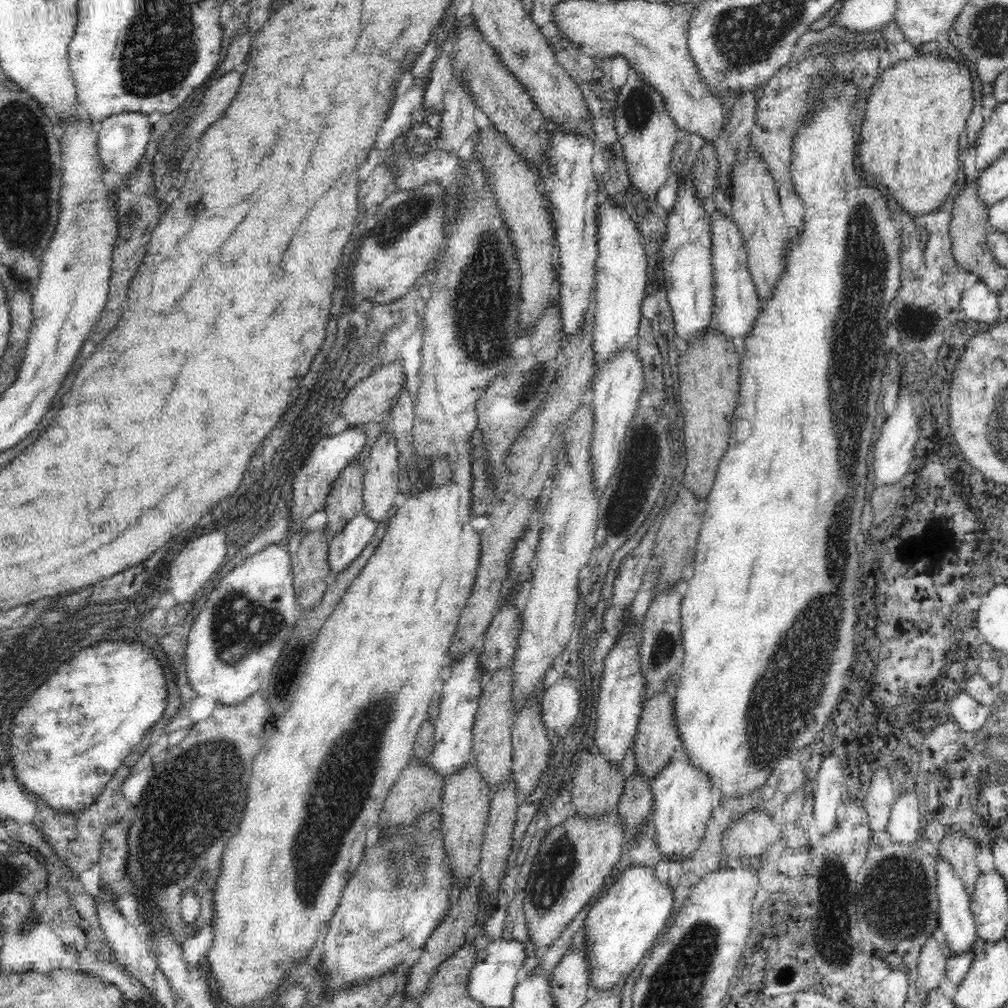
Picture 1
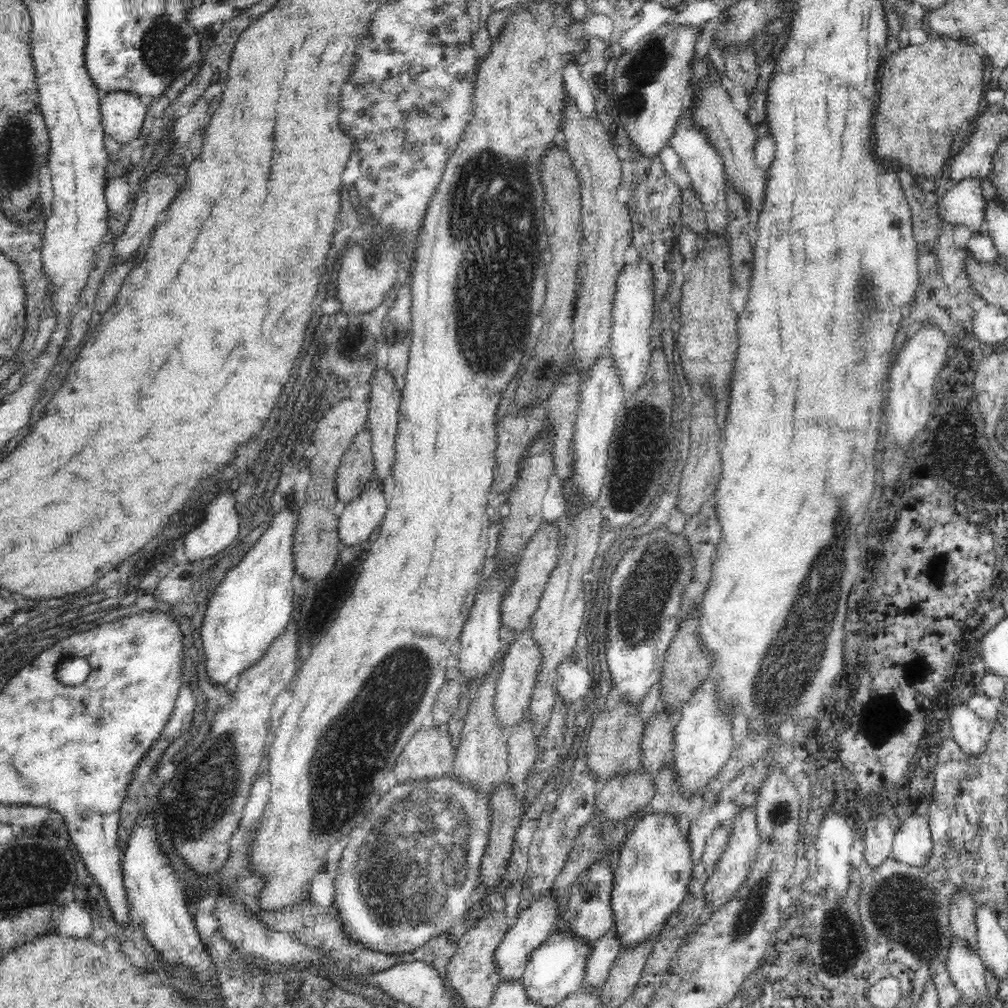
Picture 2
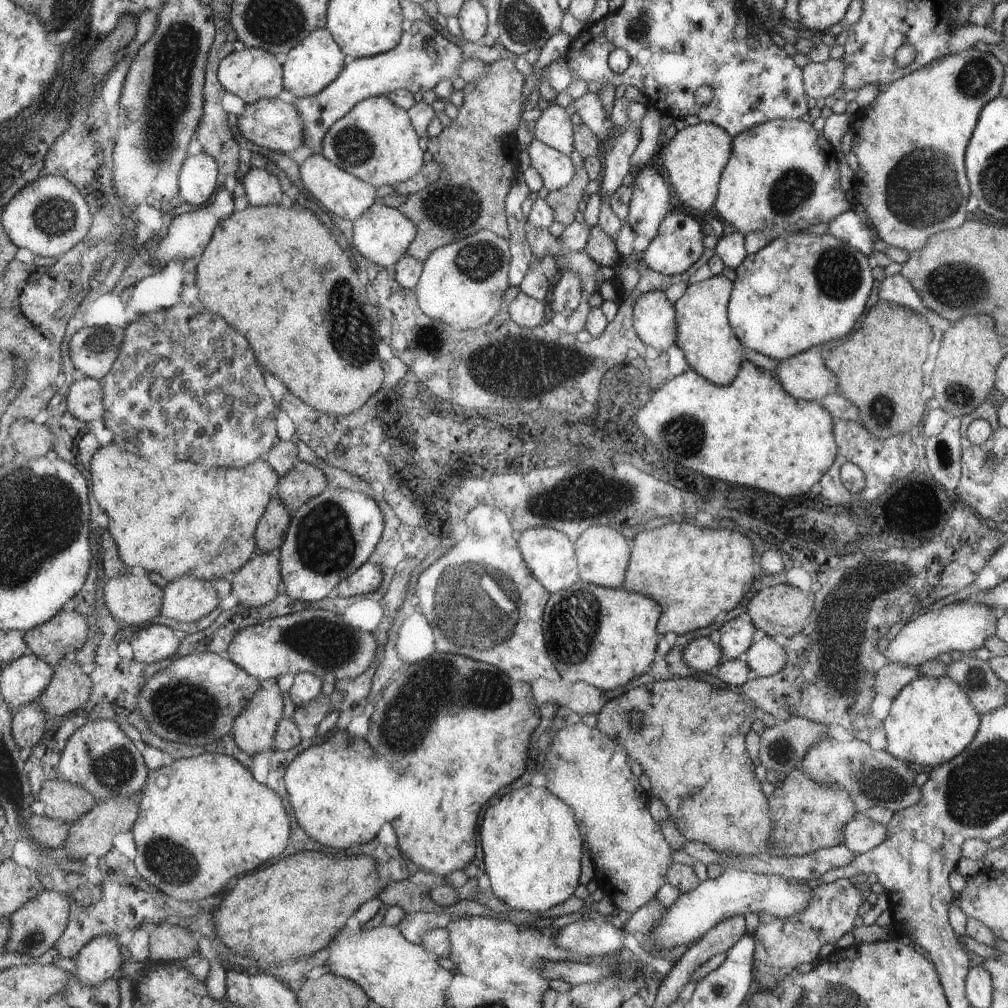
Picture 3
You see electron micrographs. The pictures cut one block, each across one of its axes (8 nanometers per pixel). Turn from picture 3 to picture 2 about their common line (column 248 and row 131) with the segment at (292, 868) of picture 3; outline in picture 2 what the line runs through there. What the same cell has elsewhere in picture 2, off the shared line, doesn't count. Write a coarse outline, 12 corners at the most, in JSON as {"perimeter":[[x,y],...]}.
{"perimeter":[[947,35],[883,61],[876,156],[942,176],[984,60]]}

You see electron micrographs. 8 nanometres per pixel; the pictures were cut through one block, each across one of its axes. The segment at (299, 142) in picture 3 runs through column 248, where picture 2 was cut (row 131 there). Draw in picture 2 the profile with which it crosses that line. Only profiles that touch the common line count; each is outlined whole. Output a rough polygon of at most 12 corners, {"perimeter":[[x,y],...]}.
{"perimeter":[[112,90],[100,100],[106,134],[120,144],[140,136],[149,107]]}

